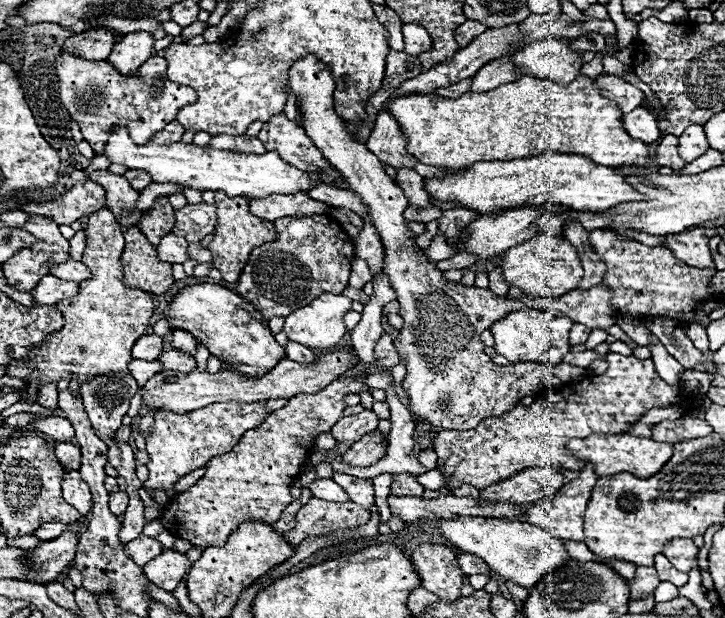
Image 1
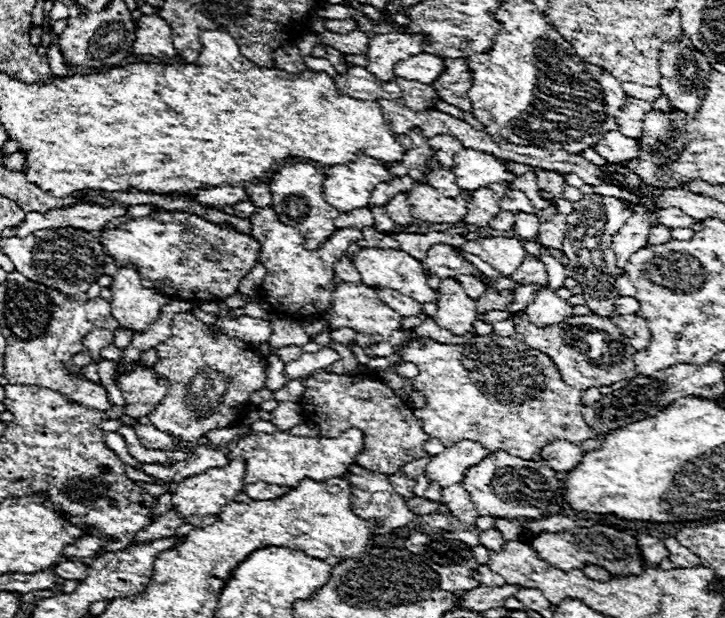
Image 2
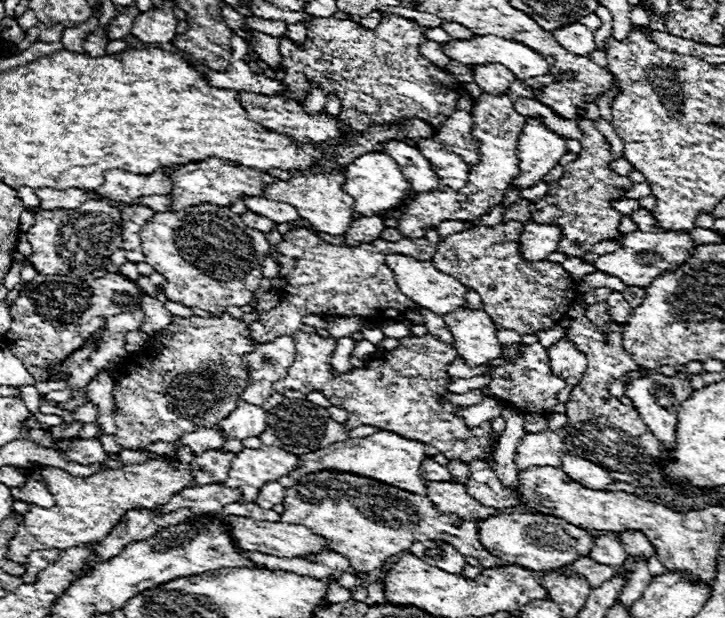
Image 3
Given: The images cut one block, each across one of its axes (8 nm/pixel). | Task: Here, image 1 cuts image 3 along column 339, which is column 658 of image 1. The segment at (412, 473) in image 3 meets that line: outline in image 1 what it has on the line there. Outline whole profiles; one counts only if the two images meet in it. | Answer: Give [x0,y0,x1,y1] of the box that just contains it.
[566,434,672,478]

